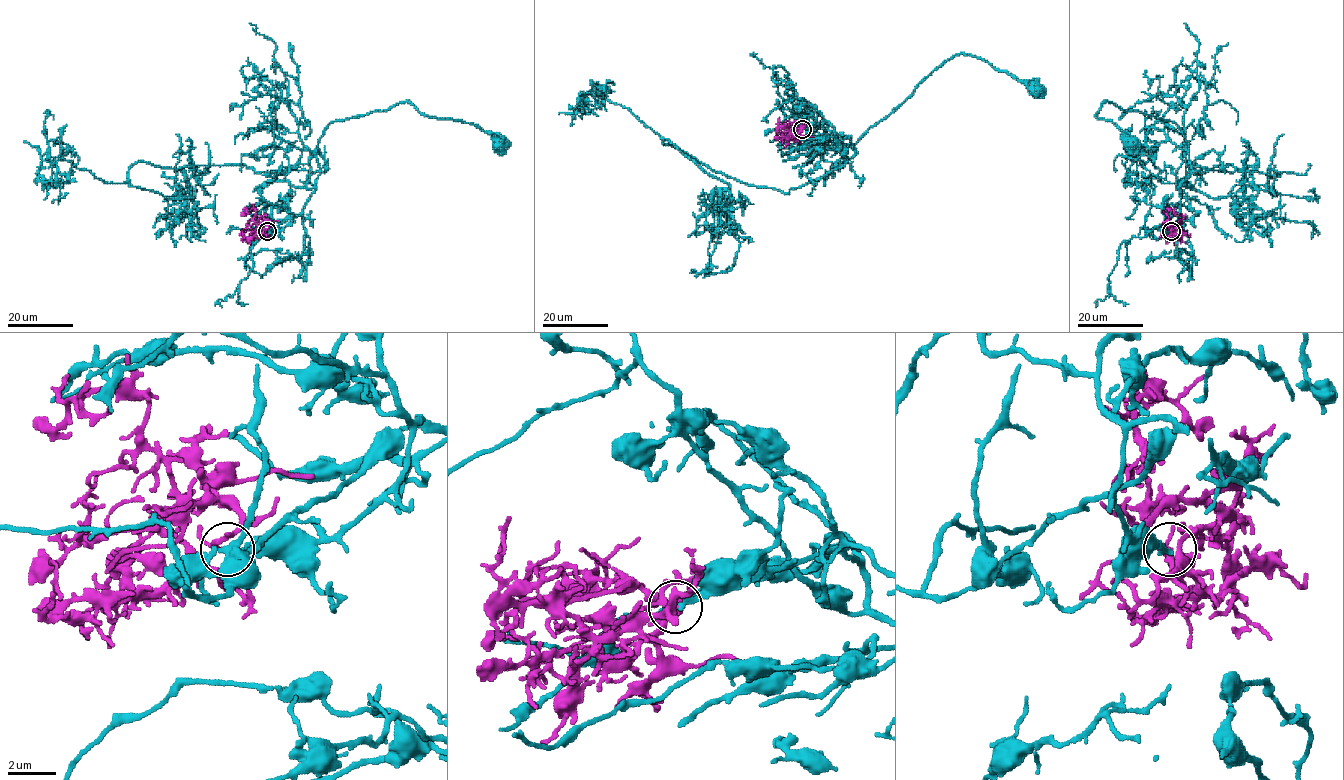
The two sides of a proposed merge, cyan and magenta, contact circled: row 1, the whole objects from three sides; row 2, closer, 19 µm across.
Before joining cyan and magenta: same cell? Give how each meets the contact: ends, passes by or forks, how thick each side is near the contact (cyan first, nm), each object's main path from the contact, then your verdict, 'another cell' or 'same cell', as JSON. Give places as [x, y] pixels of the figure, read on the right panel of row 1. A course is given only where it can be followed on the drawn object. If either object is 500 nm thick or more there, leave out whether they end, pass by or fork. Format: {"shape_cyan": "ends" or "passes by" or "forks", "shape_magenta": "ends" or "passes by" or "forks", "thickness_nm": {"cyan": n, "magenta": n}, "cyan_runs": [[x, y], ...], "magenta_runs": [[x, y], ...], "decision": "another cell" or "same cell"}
{"shape_cyan": "ends", "shape_magenta": "passes by", "thickness_nm": {"cyan": 200, "magenta": 160}, "cyan_runs": [[1171, 231], [1164, 222], [1191, 171], [1187, 141], [1173, 122], [1105, 102], [1095, 115], [1129, 145]], "magenta_runs": [[1171, 231], [1167, 215], [1170, 209], [1162, 211]], "decision": "another cell"}

